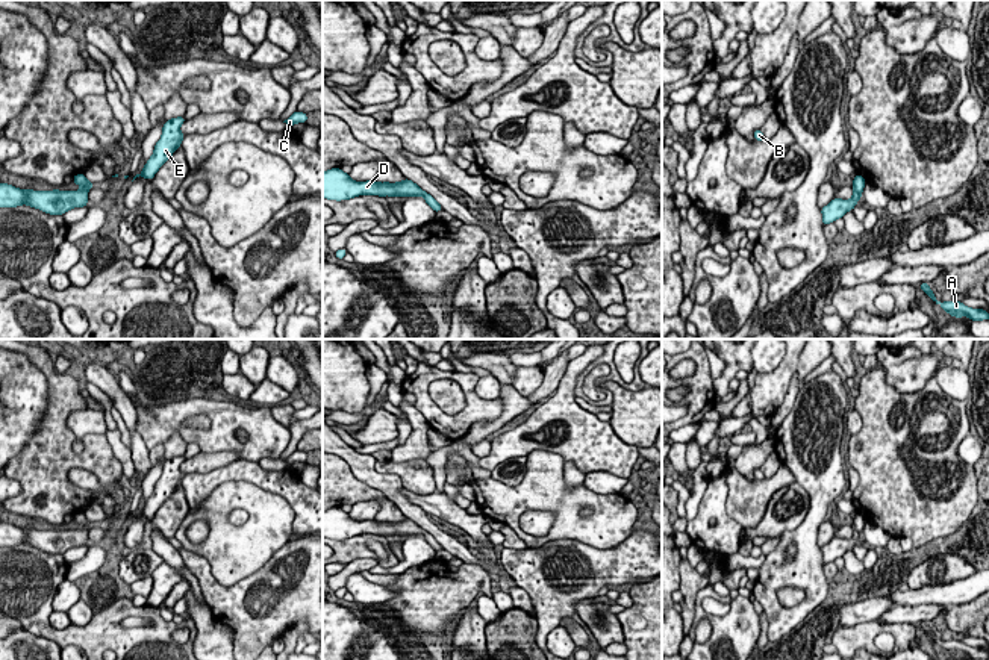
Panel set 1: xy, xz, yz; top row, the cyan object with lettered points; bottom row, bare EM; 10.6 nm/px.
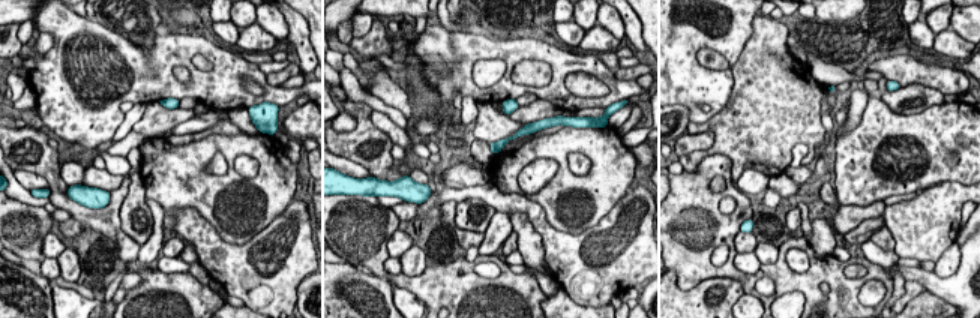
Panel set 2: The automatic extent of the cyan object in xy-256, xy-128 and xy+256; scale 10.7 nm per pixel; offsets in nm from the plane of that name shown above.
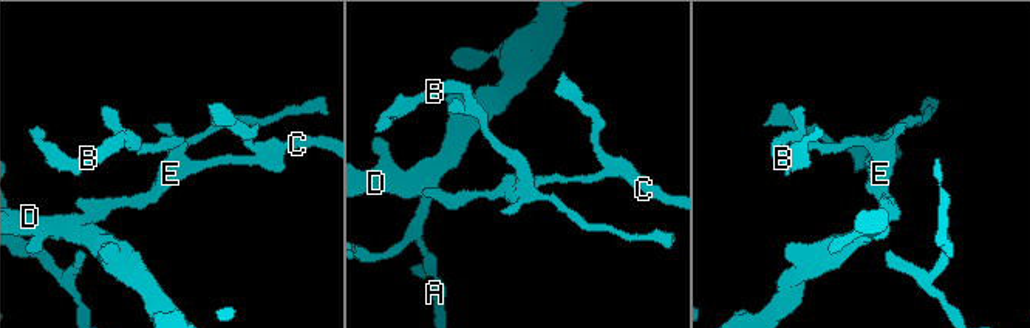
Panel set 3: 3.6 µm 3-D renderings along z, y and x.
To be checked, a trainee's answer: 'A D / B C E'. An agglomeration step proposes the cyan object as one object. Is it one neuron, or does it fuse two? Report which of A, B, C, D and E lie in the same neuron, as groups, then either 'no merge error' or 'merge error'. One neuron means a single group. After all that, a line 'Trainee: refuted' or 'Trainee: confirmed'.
A B C D E; no merge error
Trainee: refuted

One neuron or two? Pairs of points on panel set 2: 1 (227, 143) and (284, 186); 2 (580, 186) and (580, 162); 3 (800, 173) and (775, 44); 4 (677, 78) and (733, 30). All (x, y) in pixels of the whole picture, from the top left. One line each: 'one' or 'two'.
1: one
2: two
3: two
4: one

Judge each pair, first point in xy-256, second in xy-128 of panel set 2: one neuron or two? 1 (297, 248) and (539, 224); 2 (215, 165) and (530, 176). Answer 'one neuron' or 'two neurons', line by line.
1: one neuron
2: one neuron

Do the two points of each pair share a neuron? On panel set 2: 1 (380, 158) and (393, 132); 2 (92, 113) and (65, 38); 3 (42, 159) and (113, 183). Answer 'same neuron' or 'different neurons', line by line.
1: different neurons
2: same neuron
3: different neurons

